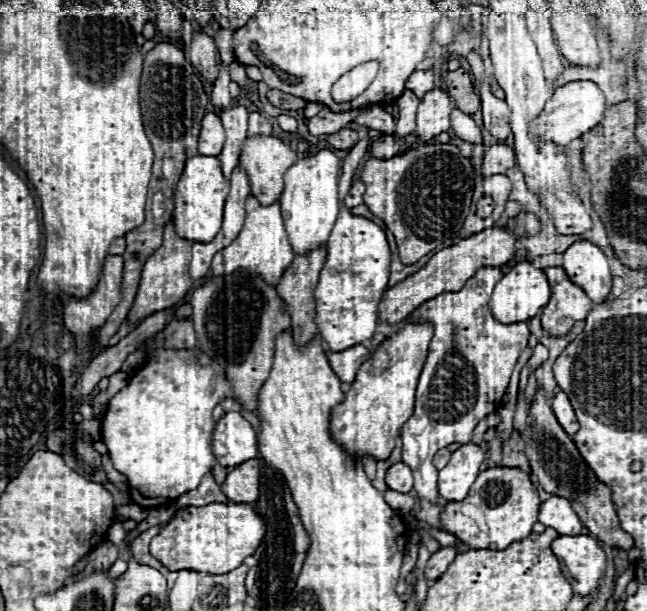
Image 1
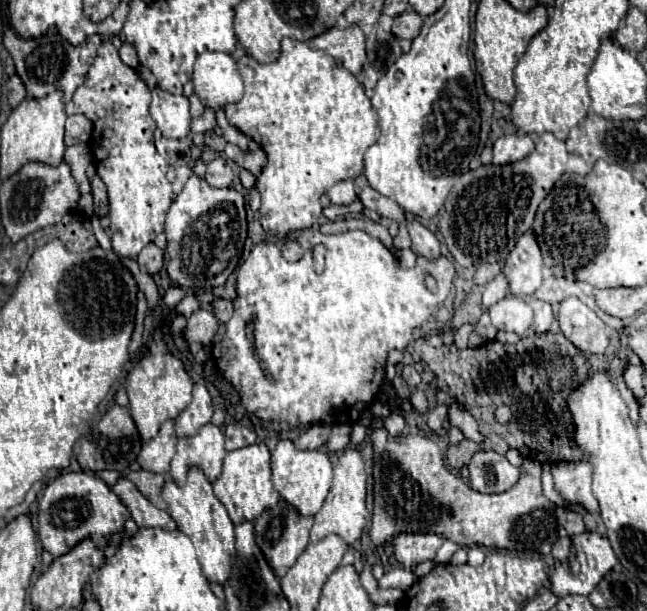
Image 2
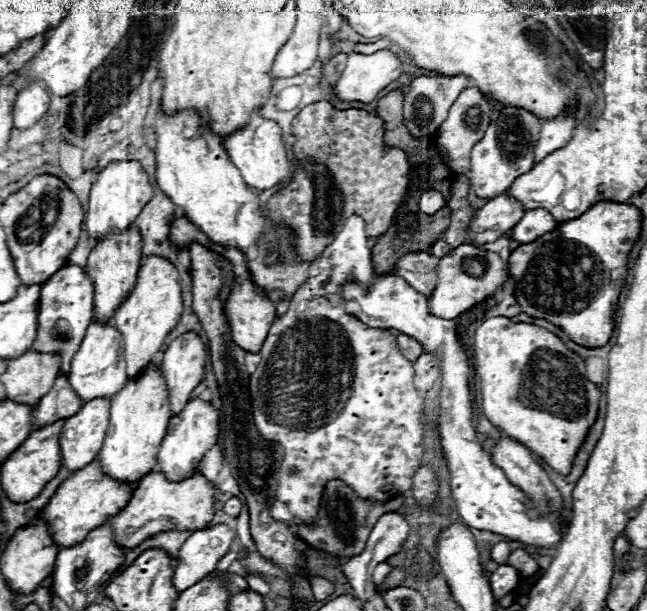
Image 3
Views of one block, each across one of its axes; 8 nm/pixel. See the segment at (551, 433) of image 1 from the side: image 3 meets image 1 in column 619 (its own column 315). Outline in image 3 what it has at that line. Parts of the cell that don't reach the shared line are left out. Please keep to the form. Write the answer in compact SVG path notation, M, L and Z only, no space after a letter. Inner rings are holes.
M330 480L322 492L322 504L318 508L316 522L312 526L306 526L306 524L296 526L296 534L318 550L324 550L332 556L352 558L364 550L368 534L370 534L374 522L378 520L378 516L374 518L374 506L376 506L376 502L358 498L358 494L346 482Z

